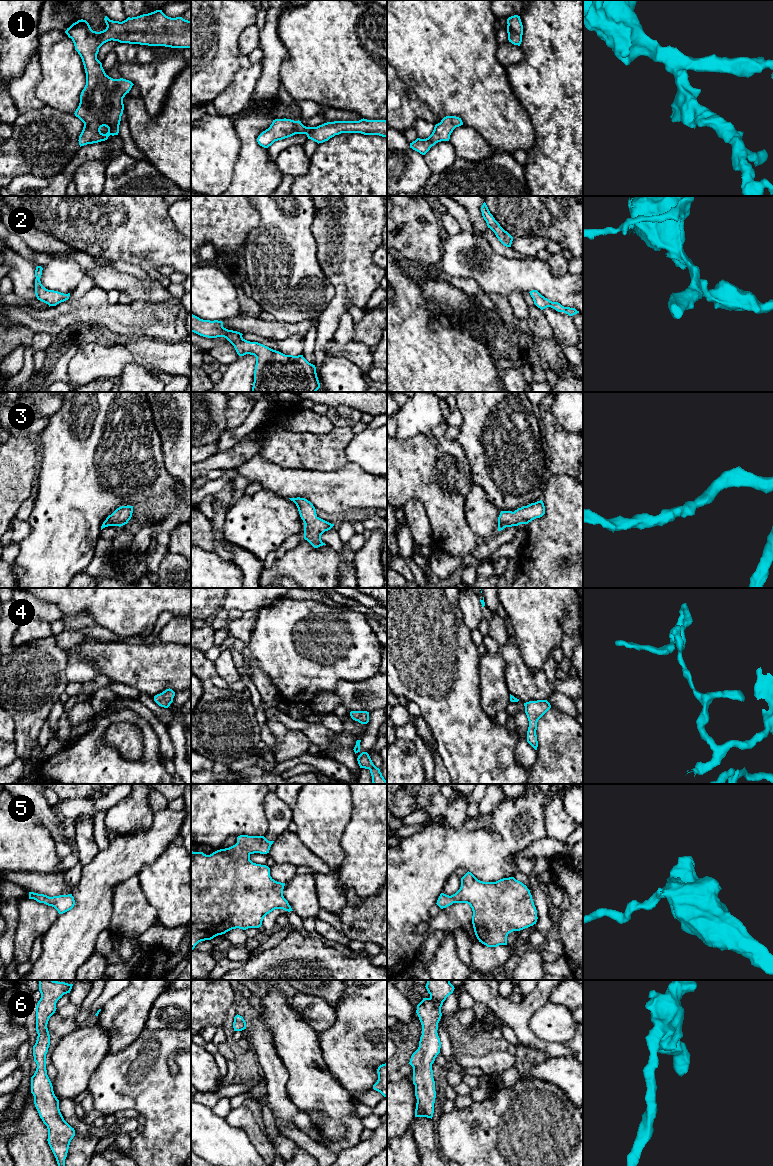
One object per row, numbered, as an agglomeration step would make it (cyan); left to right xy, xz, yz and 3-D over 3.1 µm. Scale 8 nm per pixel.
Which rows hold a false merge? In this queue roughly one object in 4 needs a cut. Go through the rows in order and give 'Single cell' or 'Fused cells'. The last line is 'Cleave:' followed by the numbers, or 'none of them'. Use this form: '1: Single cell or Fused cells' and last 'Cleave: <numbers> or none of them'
1: Single cell
2: Single cell
3: Single cell
4: Fused cells
5: Single cell
6: Single cell
Cleave: 4

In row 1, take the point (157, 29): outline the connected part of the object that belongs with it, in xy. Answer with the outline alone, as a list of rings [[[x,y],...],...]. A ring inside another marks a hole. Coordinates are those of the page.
[[[162,10],[143,14],[137,17],[128,17],[119,22],[104,18],[106,29],[100,32],[93,31],[86,20],[78,20],[73,23],[65,33],[72,39],[75,50],[80,55],[85,73],[86,85],[80,95],[80,103],[75,111],[75,116],[83,123],[84,127],[79,136],[79,145],[98,143],[108,139],[110,135],[118,135],[121,116],[124,110],[123,98],[134,85],[131,81],[109,77],[102,63],[97,59],[99,48],[108,41],[120,43],[140,44],[148,46],[165,46],[171,48],[191,48],[191,21],[182,17],[171,18]]]

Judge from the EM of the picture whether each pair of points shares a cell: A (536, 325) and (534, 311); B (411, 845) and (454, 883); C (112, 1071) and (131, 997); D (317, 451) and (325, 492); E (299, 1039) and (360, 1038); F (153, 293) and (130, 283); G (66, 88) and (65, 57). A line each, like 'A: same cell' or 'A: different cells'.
A: same cell
B: different cells
C: different cells
D: different cells
E: different cells
F: same cell
G: same cell

